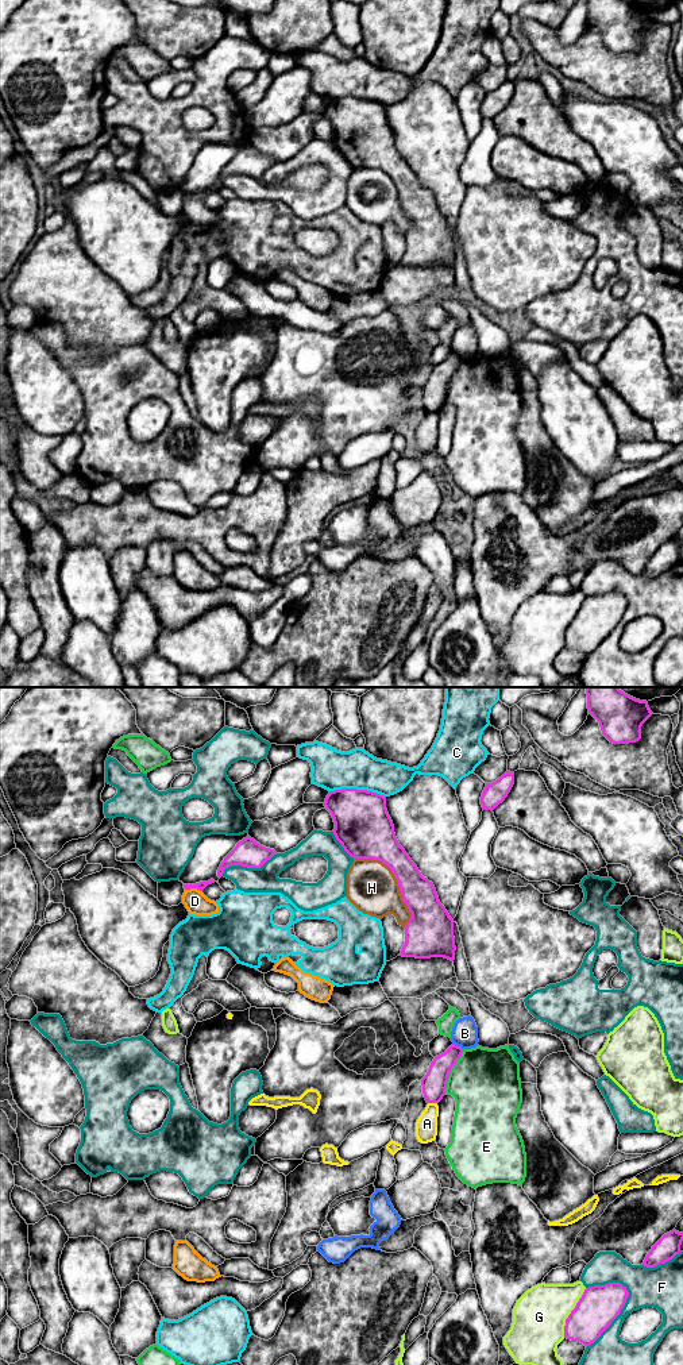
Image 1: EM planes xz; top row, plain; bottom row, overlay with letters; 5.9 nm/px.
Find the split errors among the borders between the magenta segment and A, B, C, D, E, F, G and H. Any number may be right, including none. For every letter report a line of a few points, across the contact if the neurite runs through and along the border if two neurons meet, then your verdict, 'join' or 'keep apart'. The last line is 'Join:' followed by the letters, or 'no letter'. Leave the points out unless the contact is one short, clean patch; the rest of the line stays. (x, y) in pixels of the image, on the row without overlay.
A: line xz (428, 411), (436, 412); keep apart
B: keep apart
C: keep apart
D: line xz (185, 197), (199, 197), (201, 200); keep apart
E: line xz (463, 358), (448, 384), (444, 403); keep apart
F: keep apart
G: keep apart
H: keep apart
Join: no letter

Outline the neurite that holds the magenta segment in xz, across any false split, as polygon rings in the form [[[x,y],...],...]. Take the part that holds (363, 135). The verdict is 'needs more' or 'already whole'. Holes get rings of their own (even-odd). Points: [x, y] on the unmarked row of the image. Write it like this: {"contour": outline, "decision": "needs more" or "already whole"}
{"contour": [[[342,97],[329,100],[324,115],[333,127],[336,149],[351,166],[379,169],[394,182],[402,208],[412,221],[412,227],[405,235],[405,252],[400,265],[416,267],[444,266],[454,270],[456,259],[454,228],[440,212],[433,192],[421,184],[417,174],[400,154],[386,117],[386,105],[367,99]]], "decision": "already whole"}

